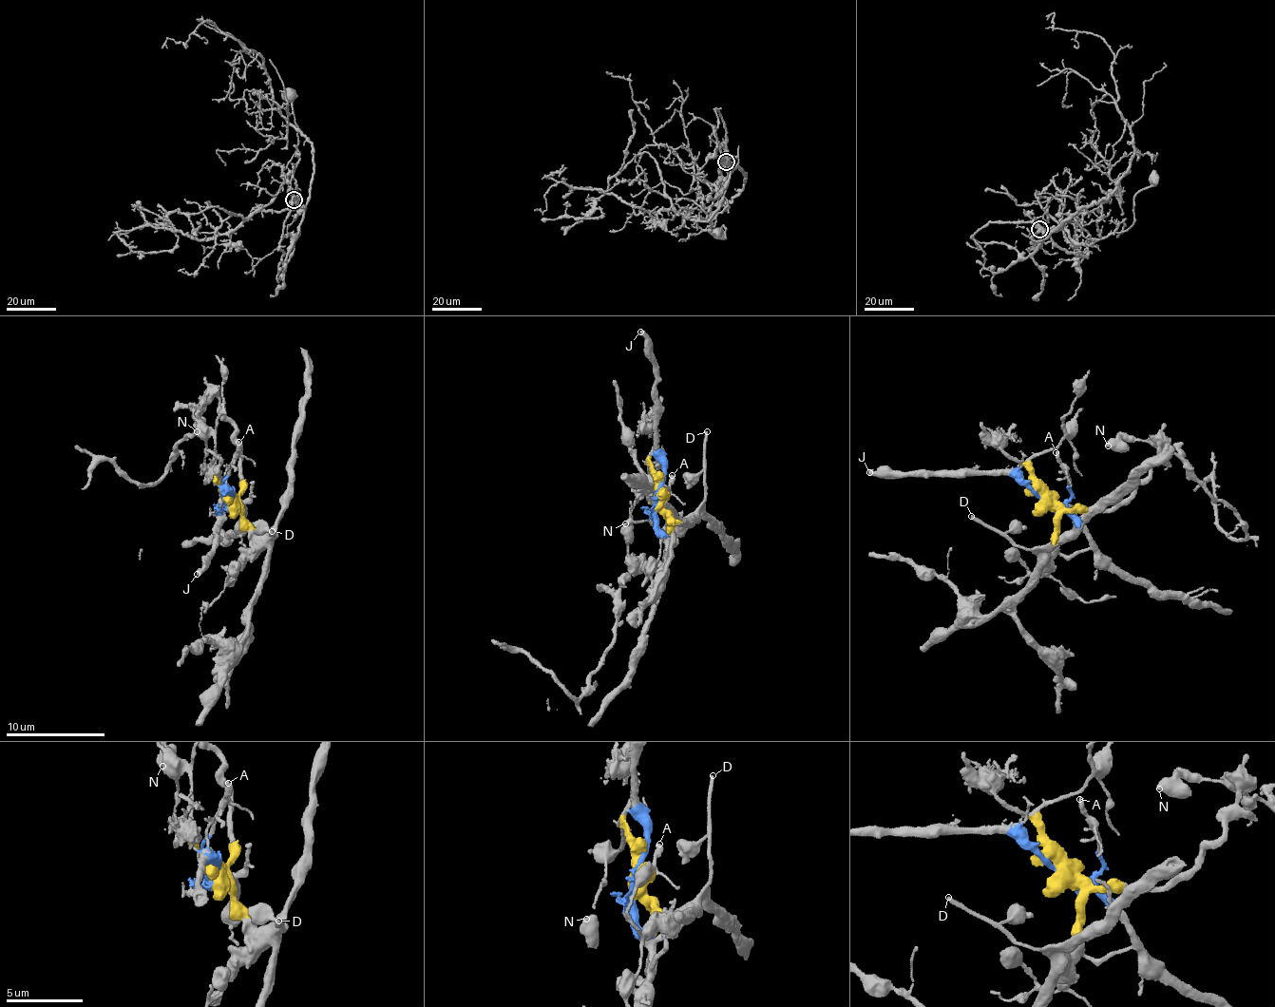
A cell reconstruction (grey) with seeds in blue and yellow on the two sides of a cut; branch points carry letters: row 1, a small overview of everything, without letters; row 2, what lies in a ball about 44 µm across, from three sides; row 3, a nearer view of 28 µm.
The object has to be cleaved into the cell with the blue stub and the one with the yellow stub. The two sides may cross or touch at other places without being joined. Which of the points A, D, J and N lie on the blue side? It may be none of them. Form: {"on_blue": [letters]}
{"on_blue": ["A", "J"]}

